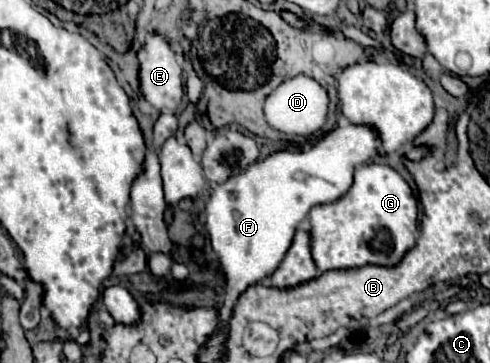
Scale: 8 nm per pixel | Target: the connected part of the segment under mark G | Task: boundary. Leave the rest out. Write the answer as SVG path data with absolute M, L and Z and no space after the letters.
M387 164L355 168L351 188L333 202L311 208L311 254L321 272L365 264L395 266L415 246L419 204L405 178Z

